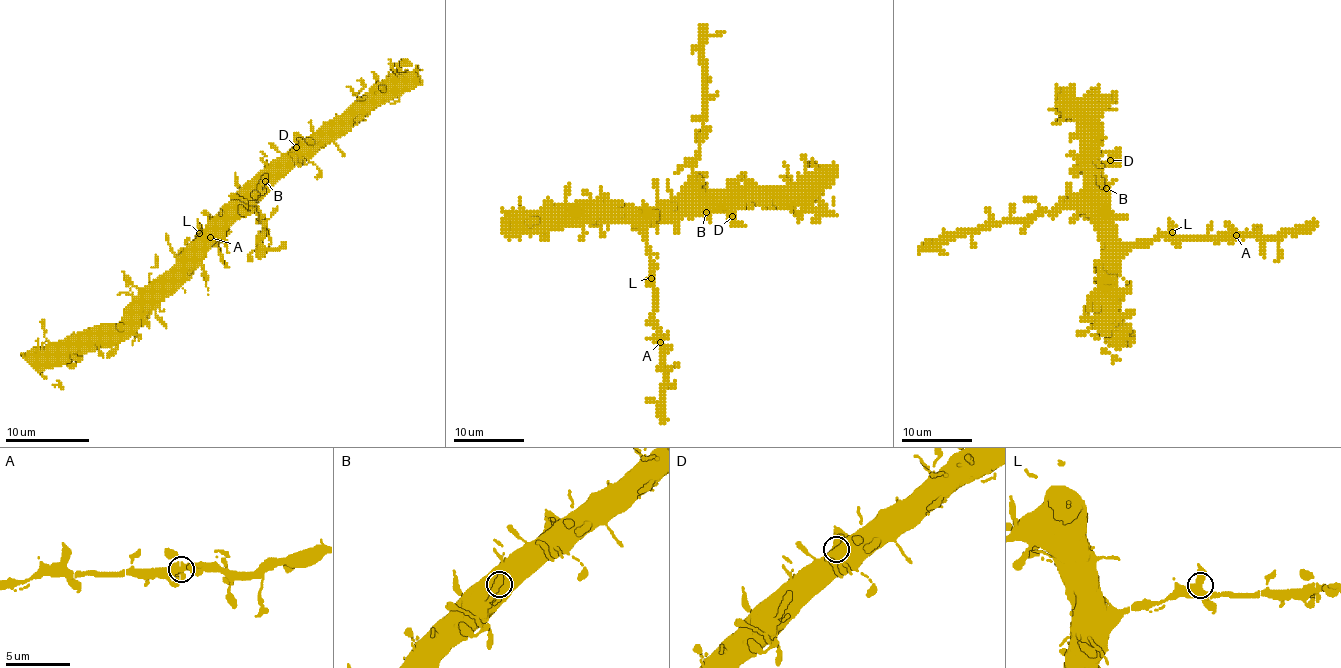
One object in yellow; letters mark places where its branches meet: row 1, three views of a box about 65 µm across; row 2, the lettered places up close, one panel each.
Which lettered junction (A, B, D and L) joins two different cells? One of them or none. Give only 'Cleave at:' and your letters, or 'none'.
Cleave at: none

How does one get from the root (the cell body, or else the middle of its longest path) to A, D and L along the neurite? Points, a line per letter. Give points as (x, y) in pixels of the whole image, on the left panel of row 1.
A: (223, 229), (218, 229), (193, 252), (202, 240), (210, 238)
D: (223, 229), (223, 225), (296, 147)
L: (223, 229), (218, 229), (193, 252), (199, 233)

